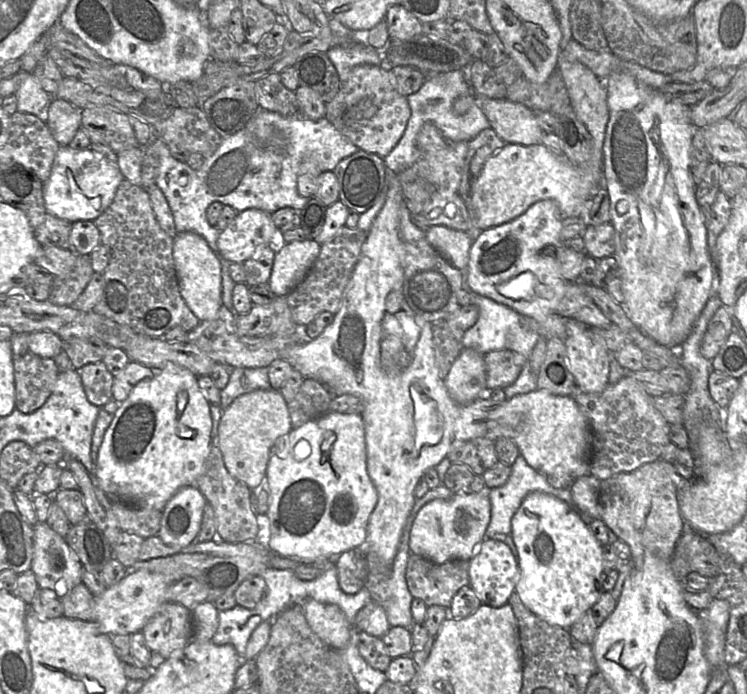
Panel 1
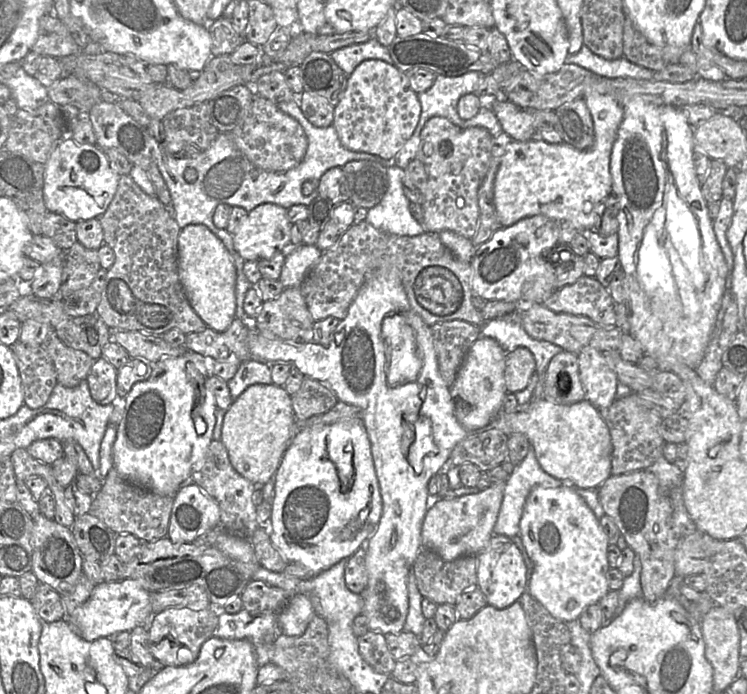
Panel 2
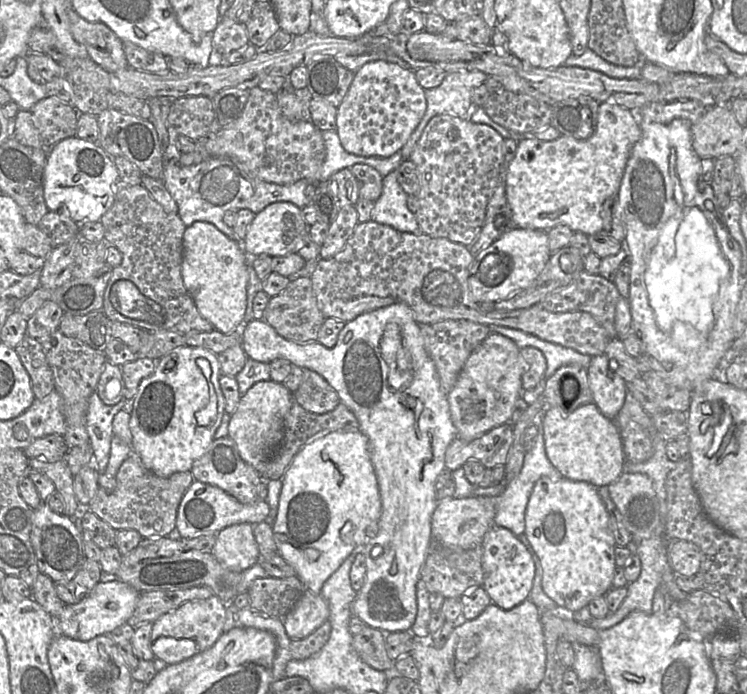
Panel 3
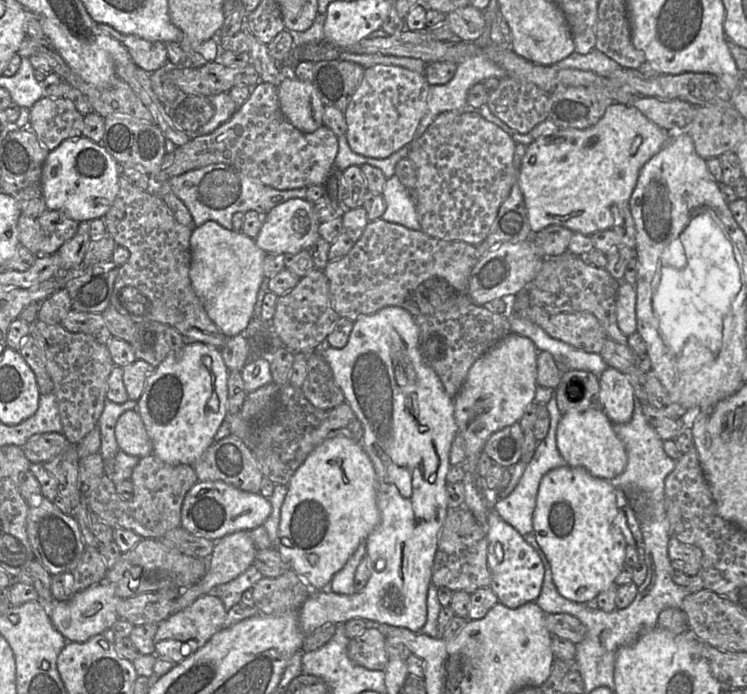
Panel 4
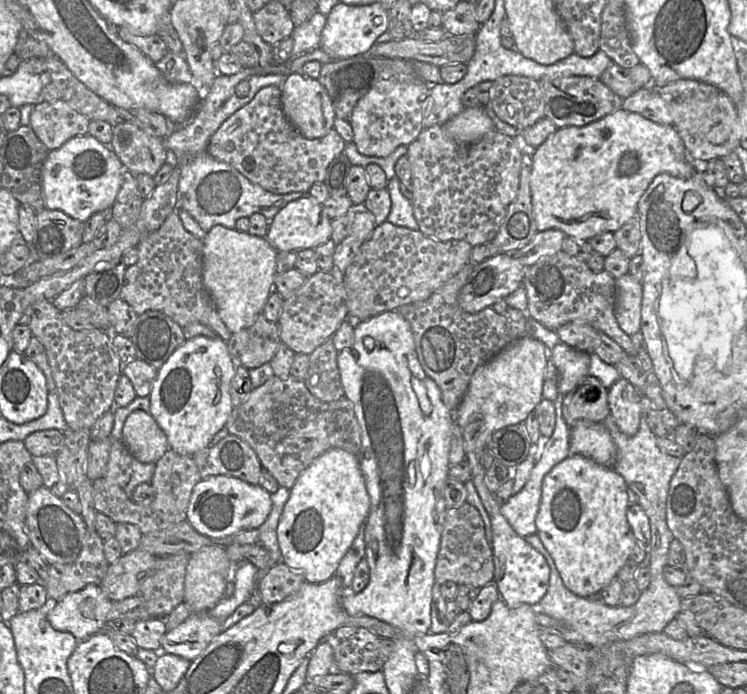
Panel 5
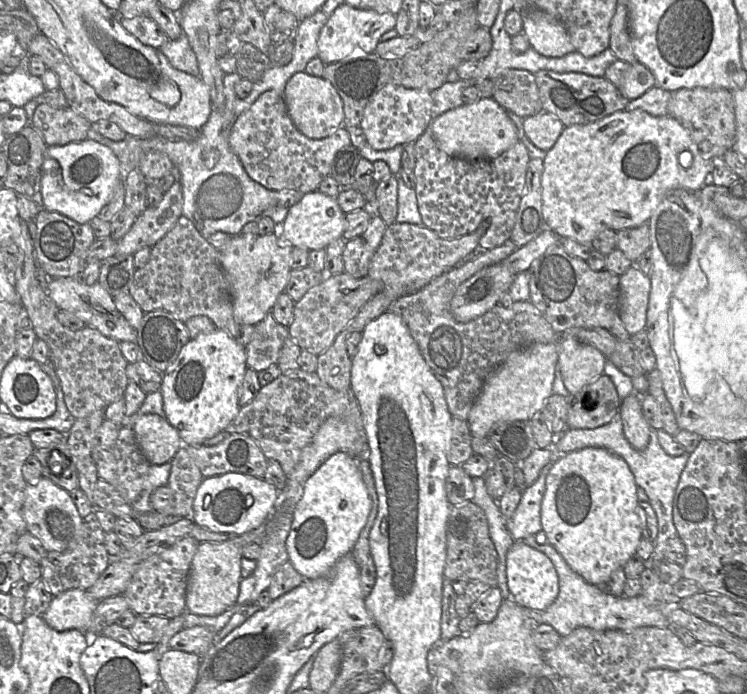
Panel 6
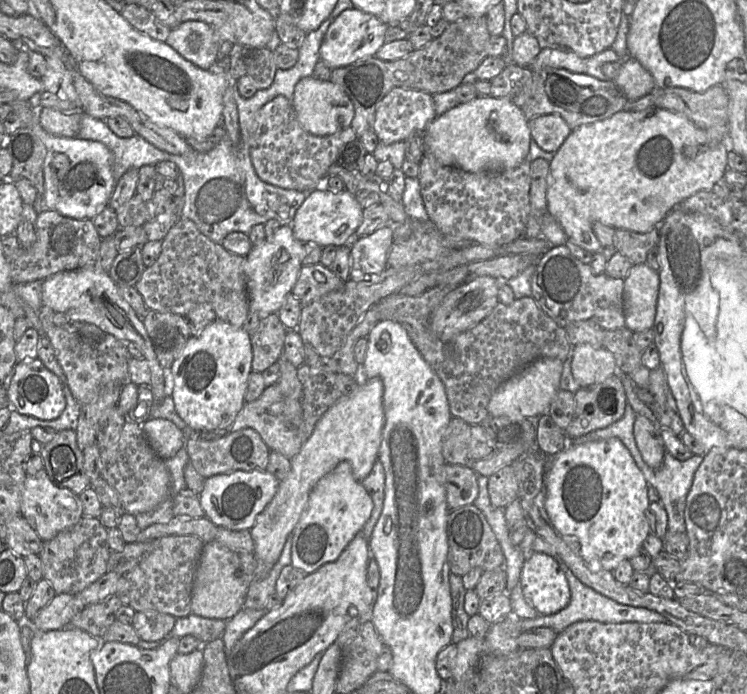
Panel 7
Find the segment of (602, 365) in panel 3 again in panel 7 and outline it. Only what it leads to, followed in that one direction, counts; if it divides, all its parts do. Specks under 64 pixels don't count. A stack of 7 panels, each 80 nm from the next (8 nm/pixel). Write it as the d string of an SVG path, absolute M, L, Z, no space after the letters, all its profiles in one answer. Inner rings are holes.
M636 415L634 437L646 464L658 469L667 452L658 428L643 415Z

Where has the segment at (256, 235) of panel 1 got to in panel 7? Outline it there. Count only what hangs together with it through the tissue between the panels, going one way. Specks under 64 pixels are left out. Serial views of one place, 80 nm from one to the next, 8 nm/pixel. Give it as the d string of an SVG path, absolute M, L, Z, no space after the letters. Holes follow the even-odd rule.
M320 186L308 192L290 225L294 236L304 244L316 244L322 248L350 245L359 239L355 237L355 232L362 222L363 210L354 195L346 189L332 193Z

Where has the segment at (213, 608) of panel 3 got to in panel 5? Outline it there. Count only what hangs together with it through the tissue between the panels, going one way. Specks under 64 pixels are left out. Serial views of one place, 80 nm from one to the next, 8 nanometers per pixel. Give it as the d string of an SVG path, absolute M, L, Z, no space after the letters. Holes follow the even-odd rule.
M192 612L177 627L167 631L160 646L166 653L192 661L220 634L222 622L208 612Z

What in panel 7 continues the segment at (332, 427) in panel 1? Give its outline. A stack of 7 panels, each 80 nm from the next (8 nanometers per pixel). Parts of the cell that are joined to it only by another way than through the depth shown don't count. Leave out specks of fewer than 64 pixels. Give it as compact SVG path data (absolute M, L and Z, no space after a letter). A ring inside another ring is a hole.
M338 463L309 494L307 507L292 532L291 565L307 575L338 559L367 523L372 510L372 498L354 477L350 463Z

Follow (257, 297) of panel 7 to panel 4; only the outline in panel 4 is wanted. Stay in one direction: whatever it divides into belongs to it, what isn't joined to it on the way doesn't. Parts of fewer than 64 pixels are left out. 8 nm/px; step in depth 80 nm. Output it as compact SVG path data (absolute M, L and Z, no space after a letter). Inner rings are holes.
M215 221L192 229L189 277L210 319L227 337L242 334L254 316L258 292L266 278L263 261L266 252L242 232L228 230Z

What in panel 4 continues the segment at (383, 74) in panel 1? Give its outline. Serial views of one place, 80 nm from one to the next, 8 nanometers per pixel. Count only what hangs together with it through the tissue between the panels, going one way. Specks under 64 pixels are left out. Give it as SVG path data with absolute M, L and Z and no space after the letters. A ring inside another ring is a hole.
M377 64L365 68L362 80L344 111L347 122L345 137L350 148L364 157L384 159L402 147L408 147L427 111L429 86L423 74L400 66Z

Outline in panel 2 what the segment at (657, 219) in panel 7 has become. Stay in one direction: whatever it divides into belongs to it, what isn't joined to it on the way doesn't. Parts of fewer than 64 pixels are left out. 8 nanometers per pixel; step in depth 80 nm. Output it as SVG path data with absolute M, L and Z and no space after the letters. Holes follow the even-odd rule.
M592 93L584 101L594 127L594 142L588 150L536 139L512 141L507 146L493 189L493 202L502 227L526 217L543 215L556 221L571 221L580 232L594 230L597 203L612 192L610 156L624 111L622 104L611 95Z

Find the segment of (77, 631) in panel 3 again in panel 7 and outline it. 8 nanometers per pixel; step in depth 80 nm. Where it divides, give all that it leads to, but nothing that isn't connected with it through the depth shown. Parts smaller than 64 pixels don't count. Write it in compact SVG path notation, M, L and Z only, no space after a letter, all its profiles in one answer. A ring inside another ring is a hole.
M56 594L30 621L35 631L52 631L66 628L73 617L85 607L76 594Z

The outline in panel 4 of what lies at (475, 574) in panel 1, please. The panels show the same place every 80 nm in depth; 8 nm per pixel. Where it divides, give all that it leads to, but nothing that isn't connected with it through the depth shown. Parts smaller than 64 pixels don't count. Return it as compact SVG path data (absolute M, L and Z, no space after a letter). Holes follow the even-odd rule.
M485 500L485 502L487 506L488 521L486 537L488 541L487 565L490 573L489 587L497 596L498 602L502 603L508 608L517 608L527 602L535 602L540 595L544 581L544 564L539 554L525 541L524 537L510 524L505 522L492 508L492 506L487 504L487 500Z

